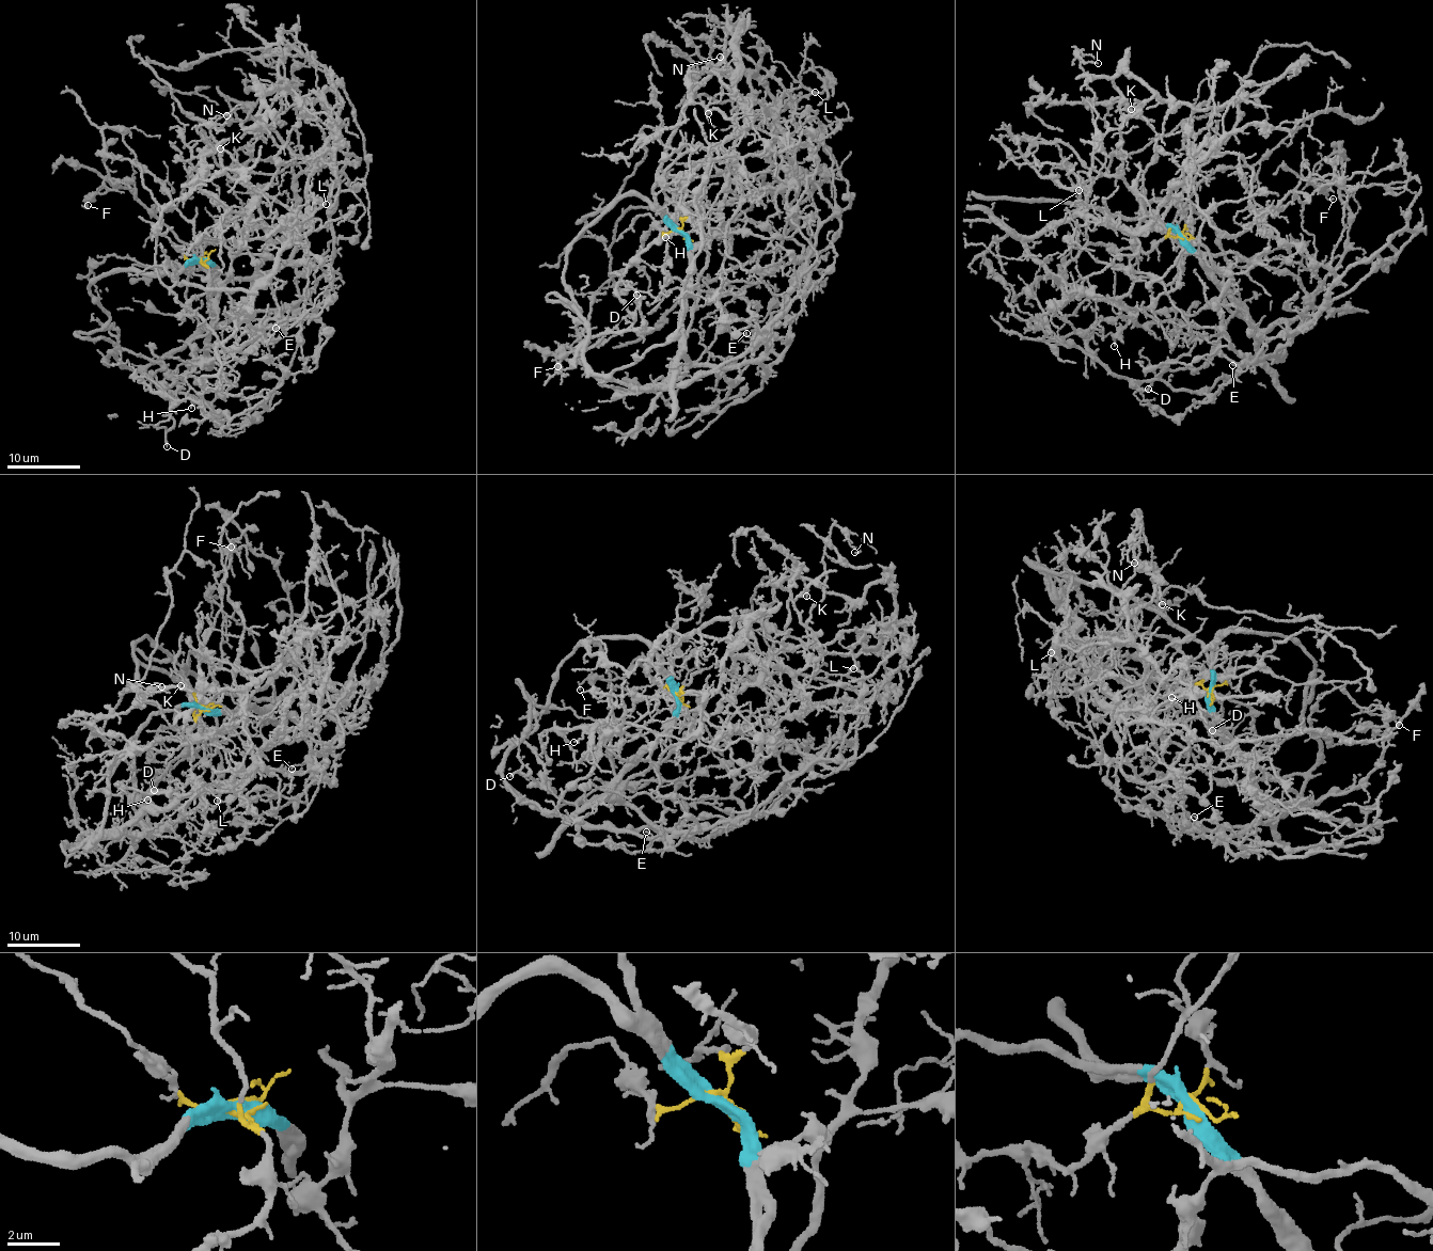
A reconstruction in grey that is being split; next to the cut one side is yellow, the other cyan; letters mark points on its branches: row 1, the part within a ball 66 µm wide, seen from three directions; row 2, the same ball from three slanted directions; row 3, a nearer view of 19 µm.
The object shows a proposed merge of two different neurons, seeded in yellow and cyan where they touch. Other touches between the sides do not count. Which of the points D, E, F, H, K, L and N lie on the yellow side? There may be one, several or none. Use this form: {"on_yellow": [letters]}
{"on_yellow": ["K", "L", "N"]}

